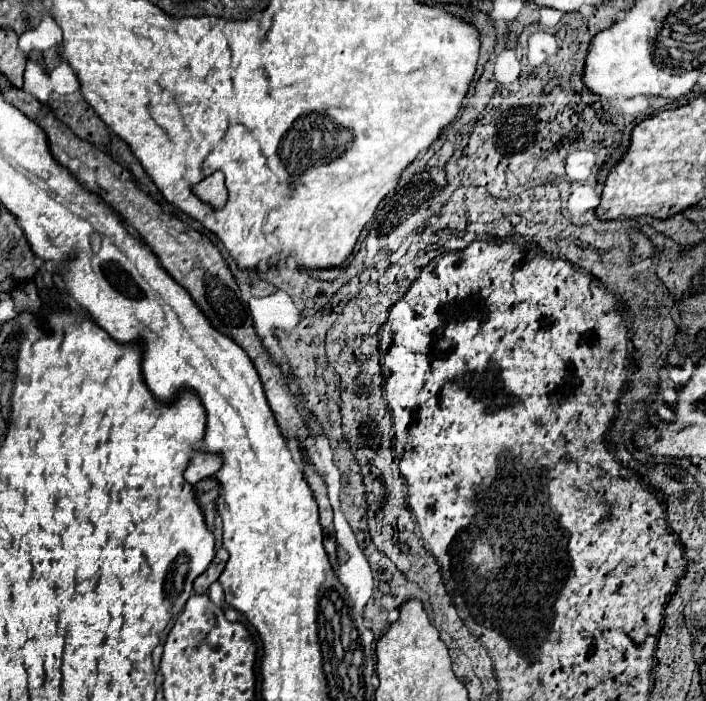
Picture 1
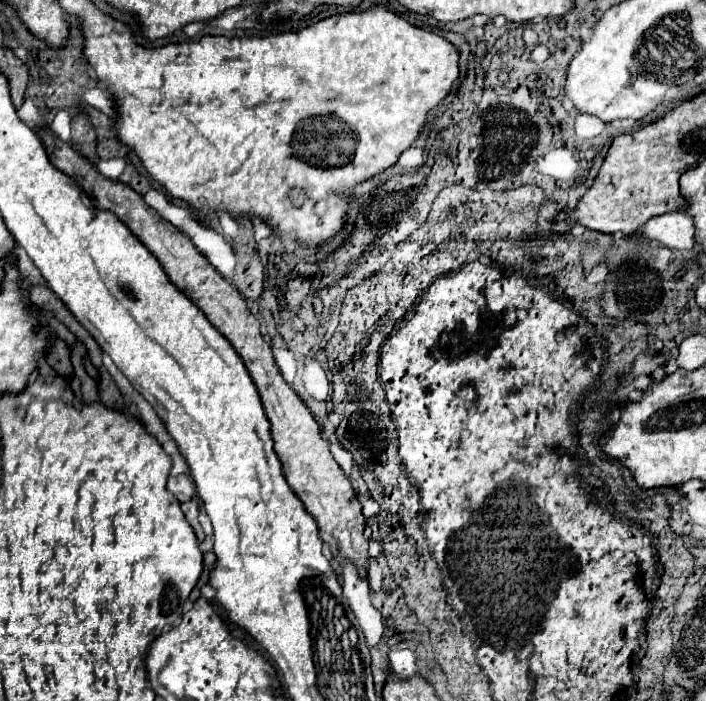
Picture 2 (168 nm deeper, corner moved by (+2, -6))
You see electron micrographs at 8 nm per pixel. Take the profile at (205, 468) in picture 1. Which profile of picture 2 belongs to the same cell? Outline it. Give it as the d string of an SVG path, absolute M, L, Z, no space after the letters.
M186 476L168 478L166 488L168 488L170 494L176 496L178 502L188 502L188 500L192 500L192 482L190 482L190 478L186 478Z

